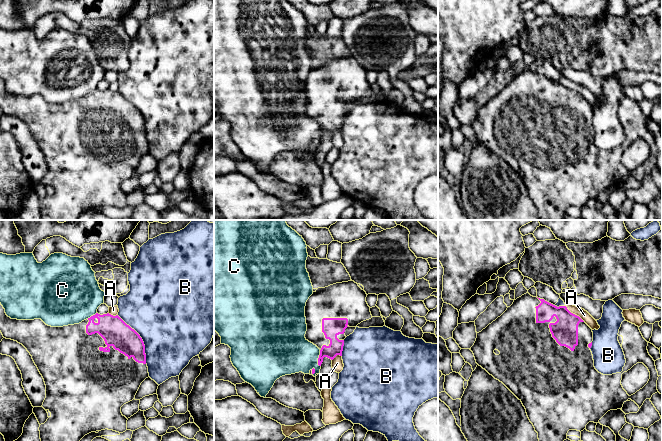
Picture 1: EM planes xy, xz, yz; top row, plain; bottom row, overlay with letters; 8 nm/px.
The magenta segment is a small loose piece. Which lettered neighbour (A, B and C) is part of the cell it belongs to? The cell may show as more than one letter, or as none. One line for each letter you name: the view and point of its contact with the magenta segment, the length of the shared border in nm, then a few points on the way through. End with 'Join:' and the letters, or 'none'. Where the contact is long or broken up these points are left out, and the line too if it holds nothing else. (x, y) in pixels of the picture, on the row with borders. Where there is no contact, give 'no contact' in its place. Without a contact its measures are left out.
Join: none

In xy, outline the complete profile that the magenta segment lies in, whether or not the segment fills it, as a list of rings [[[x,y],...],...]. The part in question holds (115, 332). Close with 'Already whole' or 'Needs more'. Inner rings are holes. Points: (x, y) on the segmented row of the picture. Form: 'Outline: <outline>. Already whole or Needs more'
Outline: [[[0,303],[0,331],[4,338],[17,341],[22,344],[32,356],[32,359],[42,375],[46,385],[46,398],[42,407],[51,413],[51,416],[44,424],[39,427],[41,441],[80,441],[85,435],[101,431],[113,430],[123,433],[127,430],[127,418],[122,415],[121,407],[132,401],[141,385],[141,383],[149,377],[148,367],[146,364],[145,345],[140,335],[127,325],[118,315],[113,316],[109,313],[100,315],[96,313],[90,318],[79,324],[68,325],[63,327],[51,327],[46,325],[41,319],[34,320],[17,320],[11,319],[5,313],[5,309]]]. Needs more

